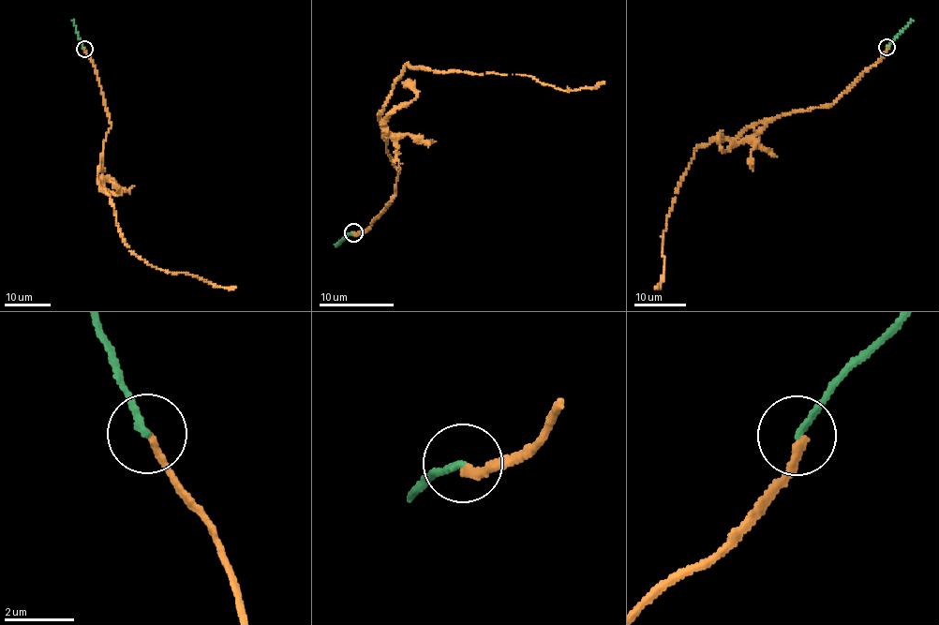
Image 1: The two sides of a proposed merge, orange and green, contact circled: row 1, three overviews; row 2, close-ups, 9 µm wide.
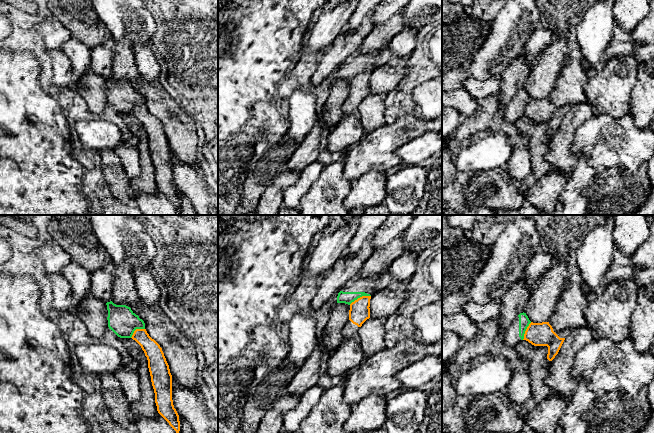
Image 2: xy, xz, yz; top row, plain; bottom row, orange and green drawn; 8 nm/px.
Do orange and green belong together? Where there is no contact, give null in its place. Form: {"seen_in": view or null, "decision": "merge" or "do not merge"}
{"seen_in": "xz", "decision": "do not merge"}

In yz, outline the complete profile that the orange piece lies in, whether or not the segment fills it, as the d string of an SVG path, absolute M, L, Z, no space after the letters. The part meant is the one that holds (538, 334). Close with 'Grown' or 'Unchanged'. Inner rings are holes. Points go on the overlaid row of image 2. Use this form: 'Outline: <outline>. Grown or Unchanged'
Outline: M531 322L525 331L523 340L528 341L534 346L547 346L547 359L552 361L558 354L568 333L569 330L557 332L549 322Z. Grown

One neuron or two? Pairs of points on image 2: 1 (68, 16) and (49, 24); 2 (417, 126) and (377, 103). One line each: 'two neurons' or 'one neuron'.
1: two neurons
2: two neurons

